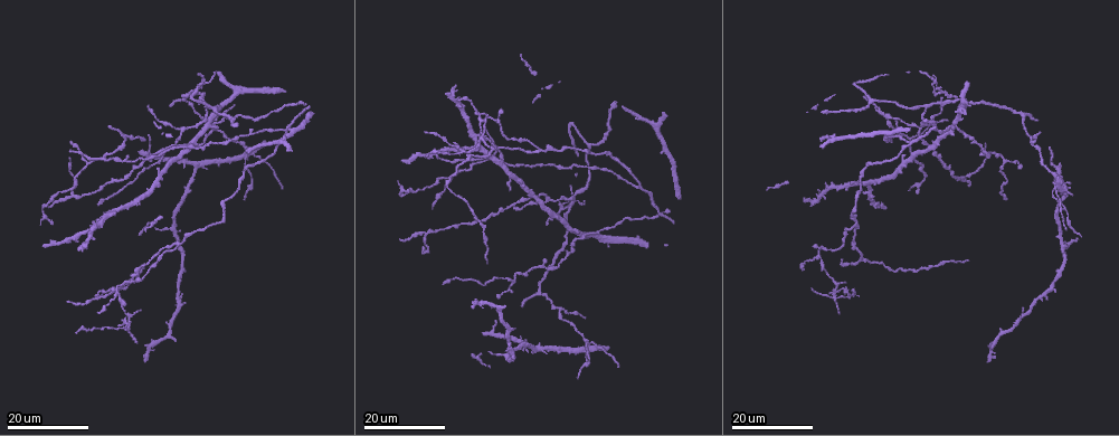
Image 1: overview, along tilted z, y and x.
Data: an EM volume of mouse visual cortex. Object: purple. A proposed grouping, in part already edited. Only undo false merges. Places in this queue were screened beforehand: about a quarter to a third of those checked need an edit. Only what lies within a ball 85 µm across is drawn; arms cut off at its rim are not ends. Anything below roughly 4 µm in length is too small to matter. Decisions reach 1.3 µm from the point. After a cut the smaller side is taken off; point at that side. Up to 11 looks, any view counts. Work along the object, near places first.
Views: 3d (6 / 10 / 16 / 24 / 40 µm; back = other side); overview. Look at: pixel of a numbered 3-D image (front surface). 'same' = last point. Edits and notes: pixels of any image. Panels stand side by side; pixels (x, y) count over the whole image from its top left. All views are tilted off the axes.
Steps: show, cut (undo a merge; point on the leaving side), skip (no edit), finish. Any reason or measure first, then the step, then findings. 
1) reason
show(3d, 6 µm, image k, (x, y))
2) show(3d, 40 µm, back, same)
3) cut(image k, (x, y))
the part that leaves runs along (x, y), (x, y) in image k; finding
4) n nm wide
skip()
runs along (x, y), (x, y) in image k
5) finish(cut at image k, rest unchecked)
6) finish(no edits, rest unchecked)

show(3d, 24 µm, image 1, (881, 112))

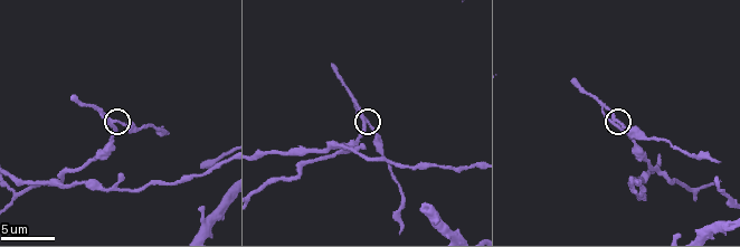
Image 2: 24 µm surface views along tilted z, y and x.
show(3d, 10 µm, image 2, (118, 123))

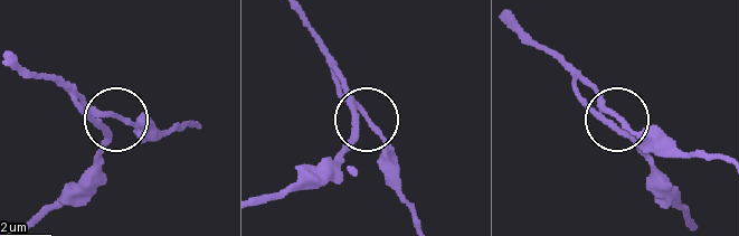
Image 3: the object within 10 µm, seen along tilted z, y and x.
3 arms
skip()
runs along (693, 224), (673, 188), (587, 84) in image 3; continuous, no second neuron

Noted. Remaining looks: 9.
branch point
show(3d, 24 µm, image 1, (469, 155))

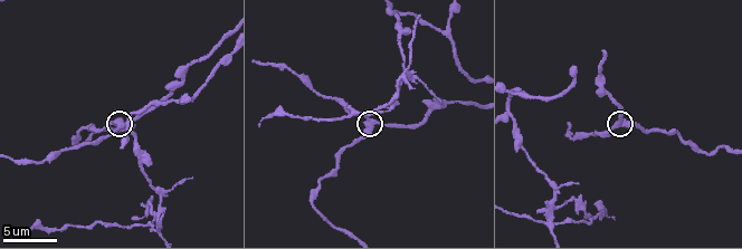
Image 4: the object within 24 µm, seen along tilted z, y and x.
show(3d, 10 µm, image 4, (368, 122))

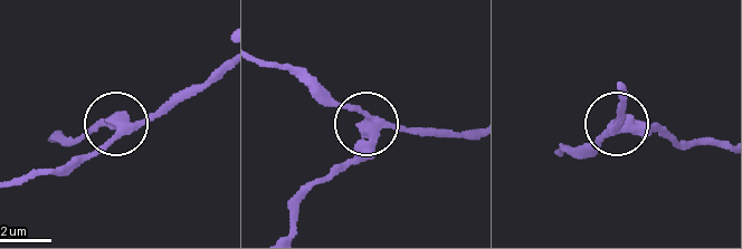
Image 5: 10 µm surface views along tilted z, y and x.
side arm 14 µm
skip()
runs along (471, 128), (369, 124), (322, 88) in image 5; all the same neuron

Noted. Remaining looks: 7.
show(3d, 24 µm, image 1, (925, 106))

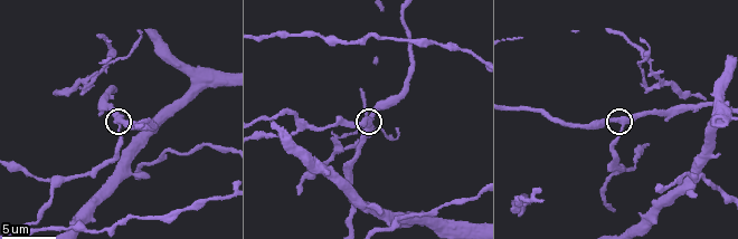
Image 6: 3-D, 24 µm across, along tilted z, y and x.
show(3d, 6 µm, image 6, (619, 119))

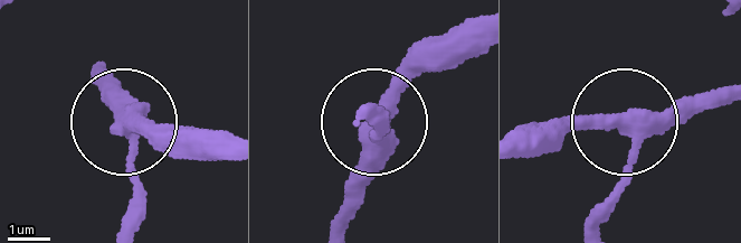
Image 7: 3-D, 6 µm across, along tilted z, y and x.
skip()
one neuron here

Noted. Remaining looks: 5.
three arms meet
show(3d, 16 µm, image 6, (334, 155))

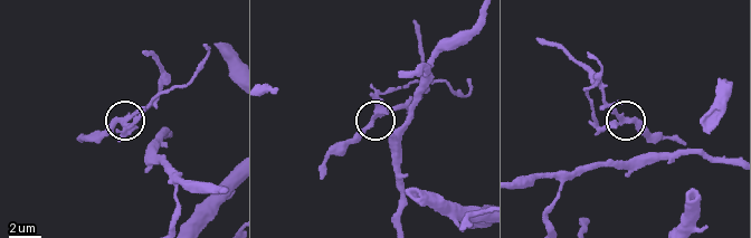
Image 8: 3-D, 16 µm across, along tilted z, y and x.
240 nm wide
cut(image 8, (132, 127))
a second neuron is stuck on

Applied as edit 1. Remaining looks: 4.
a fork
show(3d, 16 µm, image 1, (868, 100))

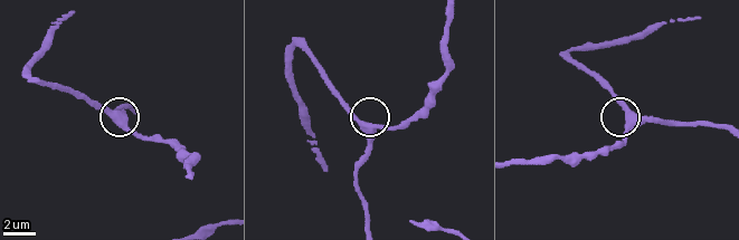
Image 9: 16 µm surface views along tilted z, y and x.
closer look
show(3d, 10 µm, image 9, (627, 124))

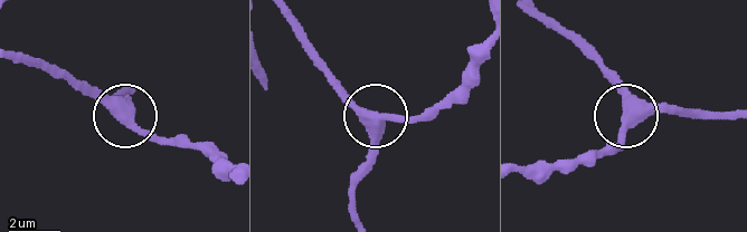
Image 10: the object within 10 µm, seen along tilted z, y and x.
3 arms
skip()
all the same neuron

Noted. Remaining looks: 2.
finish(cut at image 8, rest unchecked)

